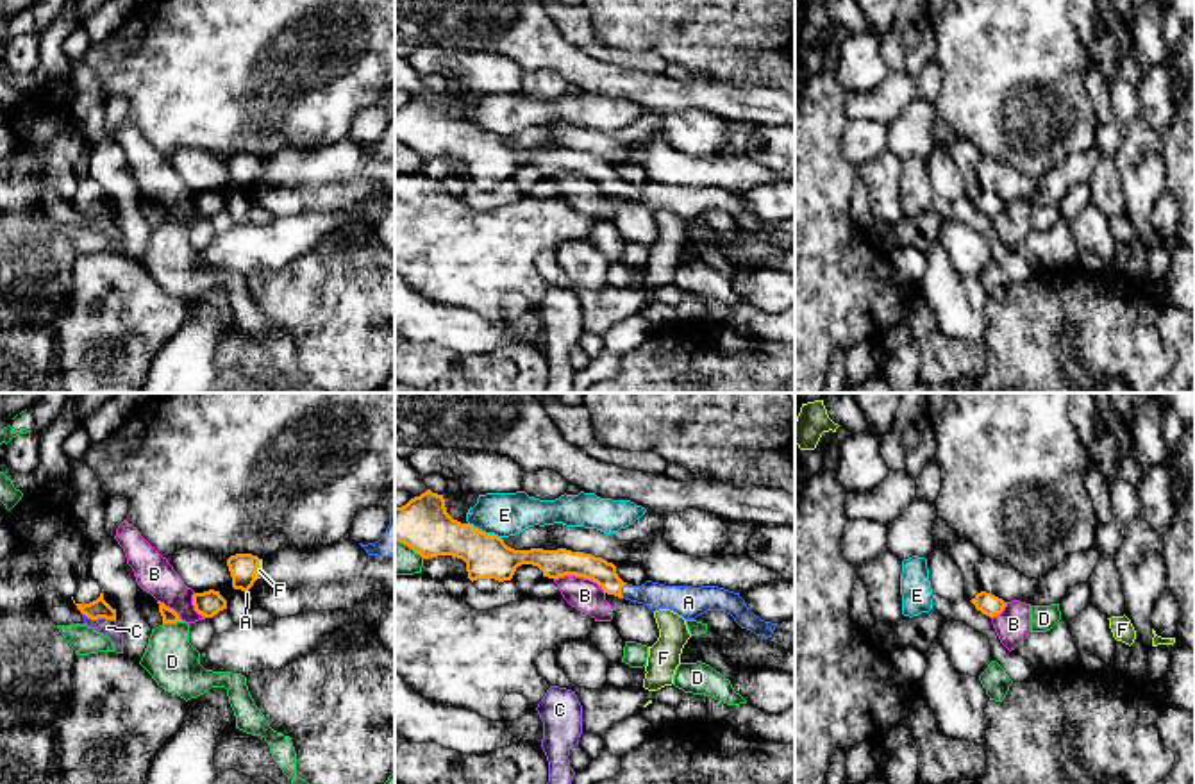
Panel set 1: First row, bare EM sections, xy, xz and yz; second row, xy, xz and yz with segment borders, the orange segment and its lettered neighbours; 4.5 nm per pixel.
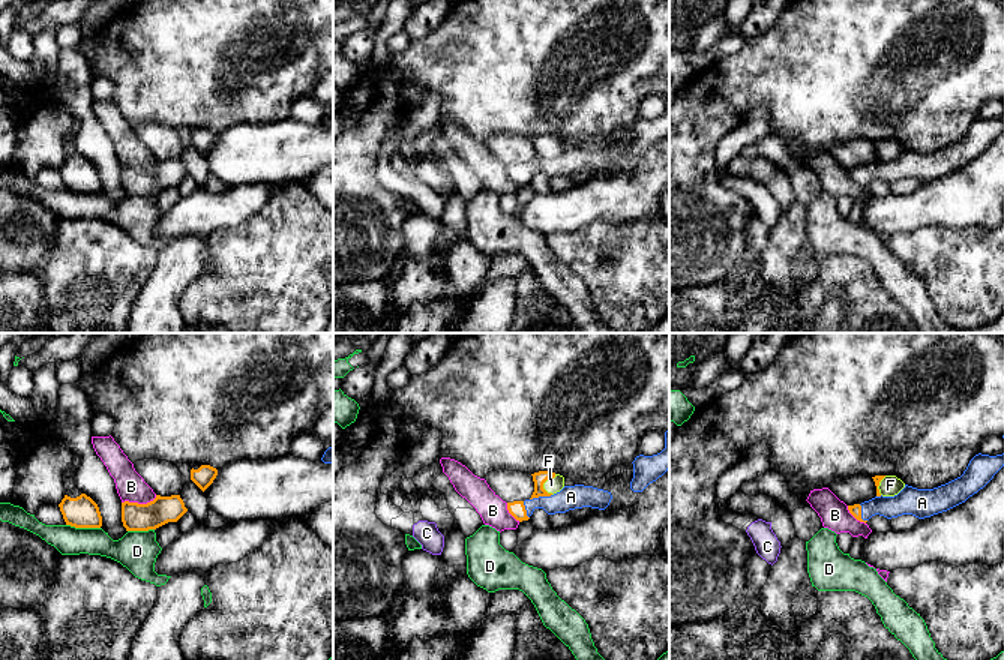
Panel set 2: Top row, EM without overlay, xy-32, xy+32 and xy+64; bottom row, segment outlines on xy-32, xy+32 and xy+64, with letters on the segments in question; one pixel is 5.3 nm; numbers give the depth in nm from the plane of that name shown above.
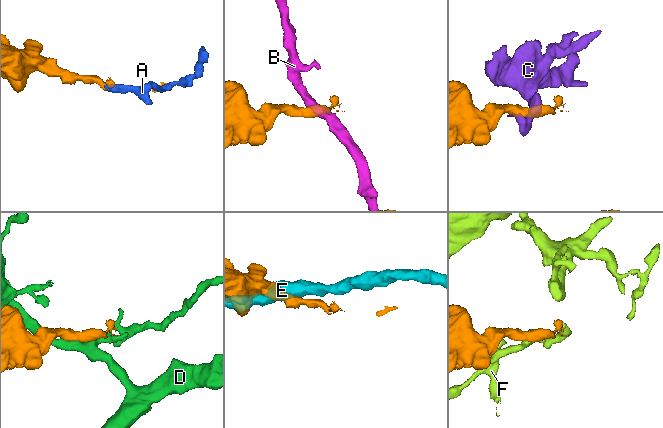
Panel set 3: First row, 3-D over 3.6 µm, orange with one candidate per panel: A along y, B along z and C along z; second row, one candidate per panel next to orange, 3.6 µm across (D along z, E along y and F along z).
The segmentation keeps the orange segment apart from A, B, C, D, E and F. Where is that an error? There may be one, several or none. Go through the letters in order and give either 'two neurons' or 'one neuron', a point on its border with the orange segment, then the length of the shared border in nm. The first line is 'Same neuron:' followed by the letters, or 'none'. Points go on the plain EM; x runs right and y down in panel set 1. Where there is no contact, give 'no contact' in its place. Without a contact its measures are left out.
Same neuron: A
A: one neuron; meets orange in xz at (620, 190); contact 70 nm long
B: two neurons; meets orange in xz at (581, 175); contact 240 nm long
C: two neurons; meets orange in xy at (99, 216); contact 170 nm long
D: two neurons; meets orange in xy at (172, 222); contact 90 nm long
E: two neurons; meets orange in xz at (484, 133); contact 170 nm long
F: two neurons; meets orange in xy at (256, 170); contact 100 nm long

